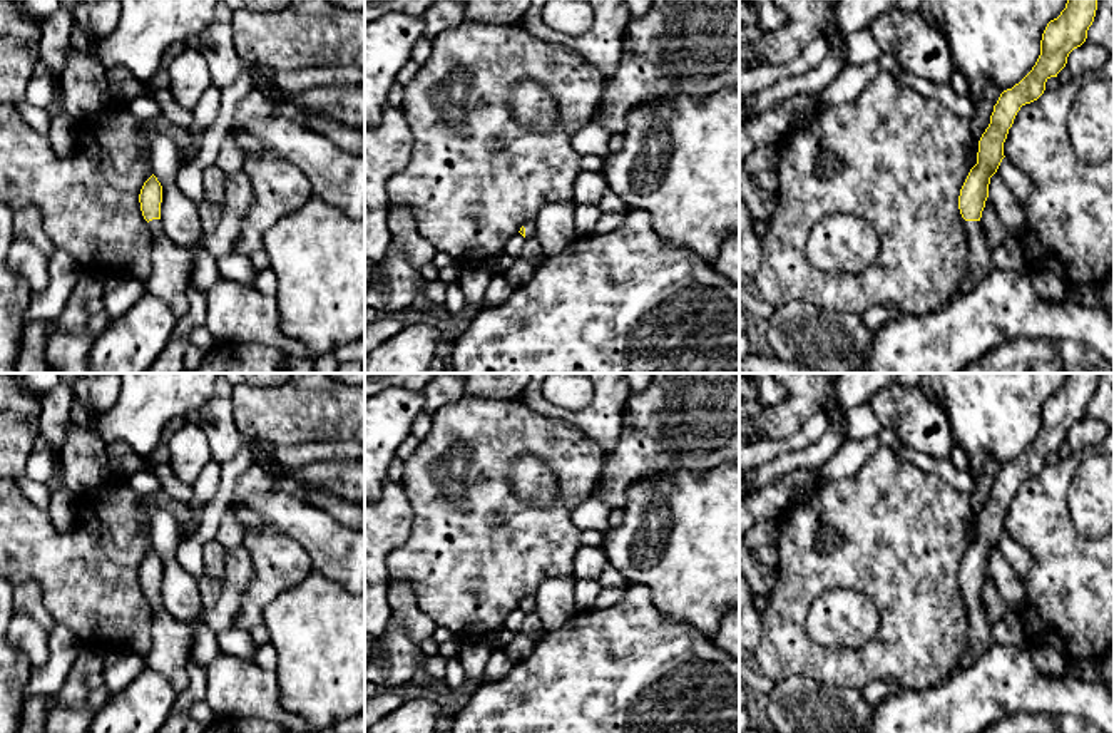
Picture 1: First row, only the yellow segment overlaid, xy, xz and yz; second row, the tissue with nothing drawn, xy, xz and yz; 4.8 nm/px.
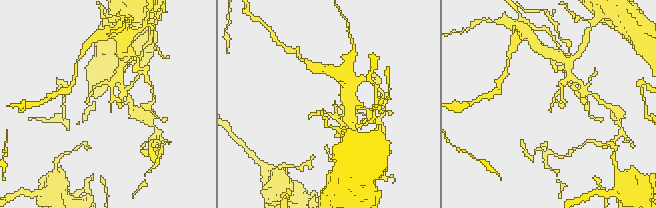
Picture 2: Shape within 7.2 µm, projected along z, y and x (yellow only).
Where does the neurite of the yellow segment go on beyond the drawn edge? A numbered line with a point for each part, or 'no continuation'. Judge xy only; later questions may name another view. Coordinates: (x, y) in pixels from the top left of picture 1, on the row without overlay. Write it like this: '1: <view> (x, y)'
1: xy (173, 641)

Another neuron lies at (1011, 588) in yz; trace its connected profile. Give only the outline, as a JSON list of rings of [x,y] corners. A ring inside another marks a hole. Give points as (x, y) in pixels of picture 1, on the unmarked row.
[[[999,547],[990,552],[989,572],[995,581],[997,591],[1002,601],[1007,604],[1010,614],[1015,614],[1024,602],[1024,582],[1005,561]]]

